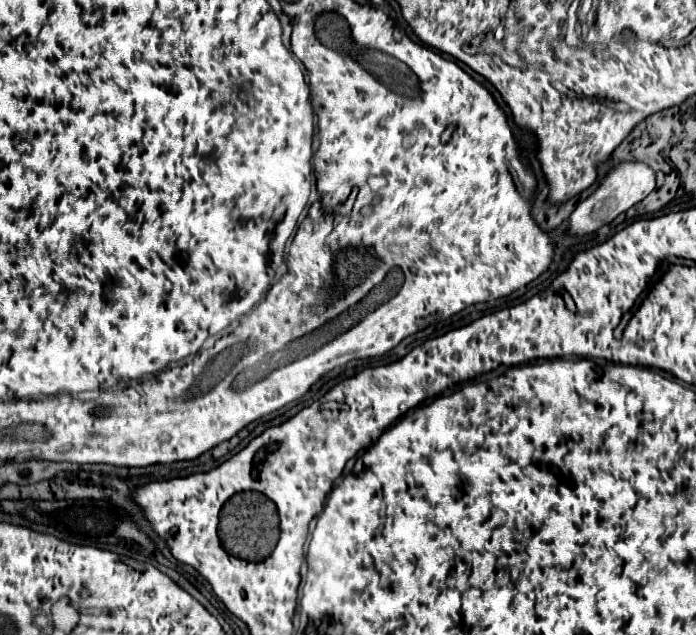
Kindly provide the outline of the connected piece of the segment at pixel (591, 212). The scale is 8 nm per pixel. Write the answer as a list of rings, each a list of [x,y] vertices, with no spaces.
[[[620,163],[601,181],[599,187],[588,197],[580,201],[570,215],[568,231],[573,235],[588,235],[598,231],[602,225],[612,223],[620,213],[626,213],[630,207],[640,203],[656,187],[654,171],[644,163]]]

